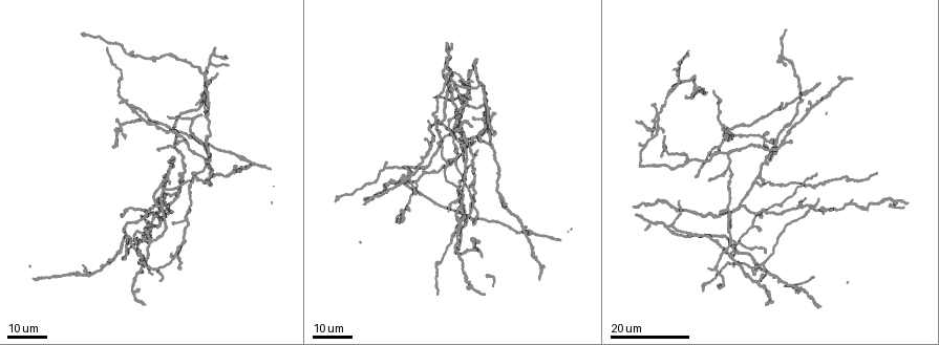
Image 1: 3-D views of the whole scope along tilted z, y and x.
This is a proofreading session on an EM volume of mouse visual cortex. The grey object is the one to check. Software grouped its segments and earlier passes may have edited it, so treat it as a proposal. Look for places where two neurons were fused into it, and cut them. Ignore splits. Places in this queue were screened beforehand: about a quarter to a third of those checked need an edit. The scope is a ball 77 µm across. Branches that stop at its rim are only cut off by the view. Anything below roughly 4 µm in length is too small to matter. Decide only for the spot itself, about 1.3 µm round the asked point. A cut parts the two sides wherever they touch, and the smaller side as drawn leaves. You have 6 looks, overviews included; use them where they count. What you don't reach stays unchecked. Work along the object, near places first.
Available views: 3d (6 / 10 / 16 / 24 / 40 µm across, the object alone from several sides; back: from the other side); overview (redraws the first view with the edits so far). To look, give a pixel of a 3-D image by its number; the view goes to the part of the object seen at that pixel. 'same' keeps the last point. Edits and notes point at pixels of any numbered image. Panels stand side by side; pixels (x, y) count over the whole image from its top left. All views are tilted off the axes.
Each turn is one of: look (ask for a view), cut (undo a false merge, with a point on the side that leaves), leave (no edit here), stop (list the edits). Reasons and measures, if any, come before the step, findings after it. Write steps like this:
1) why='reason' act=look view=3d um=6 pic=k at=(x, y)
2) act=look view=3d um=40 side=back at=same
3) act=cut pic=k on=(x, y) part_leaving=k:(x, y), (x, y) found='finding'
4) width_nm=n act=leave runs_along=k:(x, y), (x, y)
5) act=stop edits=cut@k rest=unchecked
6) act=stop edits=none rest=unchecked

why='side arm on a straight run' act=look view=3d um=24 pic=1 at=(720, 145)

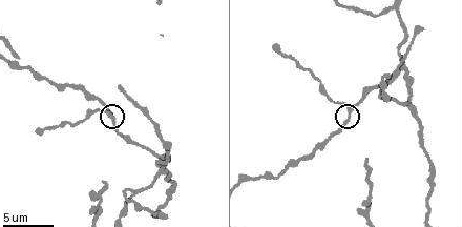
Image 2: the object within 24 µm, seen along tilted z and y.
act=look view=3d um=6 pic=2 at=(349, 112)

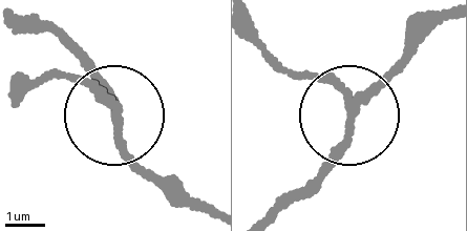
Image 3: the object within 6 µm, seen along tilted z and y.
arms=3 act=leave runs_along=3:(448, 19), (355, 116), (323, 84), (275, 66) found='all the same neuron'

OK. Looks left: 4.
why='a fork' act=look view=3d um=6 pic=2 at=(163, 139)

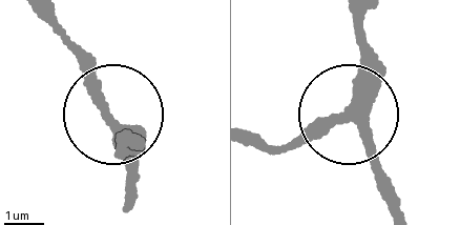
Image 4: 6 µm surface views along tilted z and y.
width_nm=290 act=leave found='one neuron here'

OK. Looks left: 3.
why='branch point' act=look view=3d um=10 pic=2 at=(412, 105)

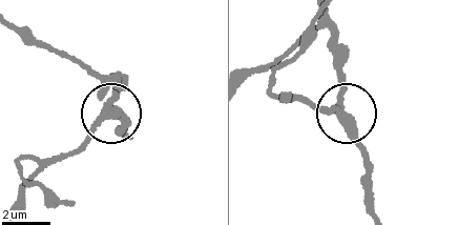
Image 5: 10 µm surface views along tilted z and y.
width_nm=330 act=leave runs_along=5:(282, 98), (300, 98), (324, 111), (341, 111), (370, 161) found='continuous, no second neuron'

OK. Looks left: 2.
act=stop edits=none rest=unchecked

